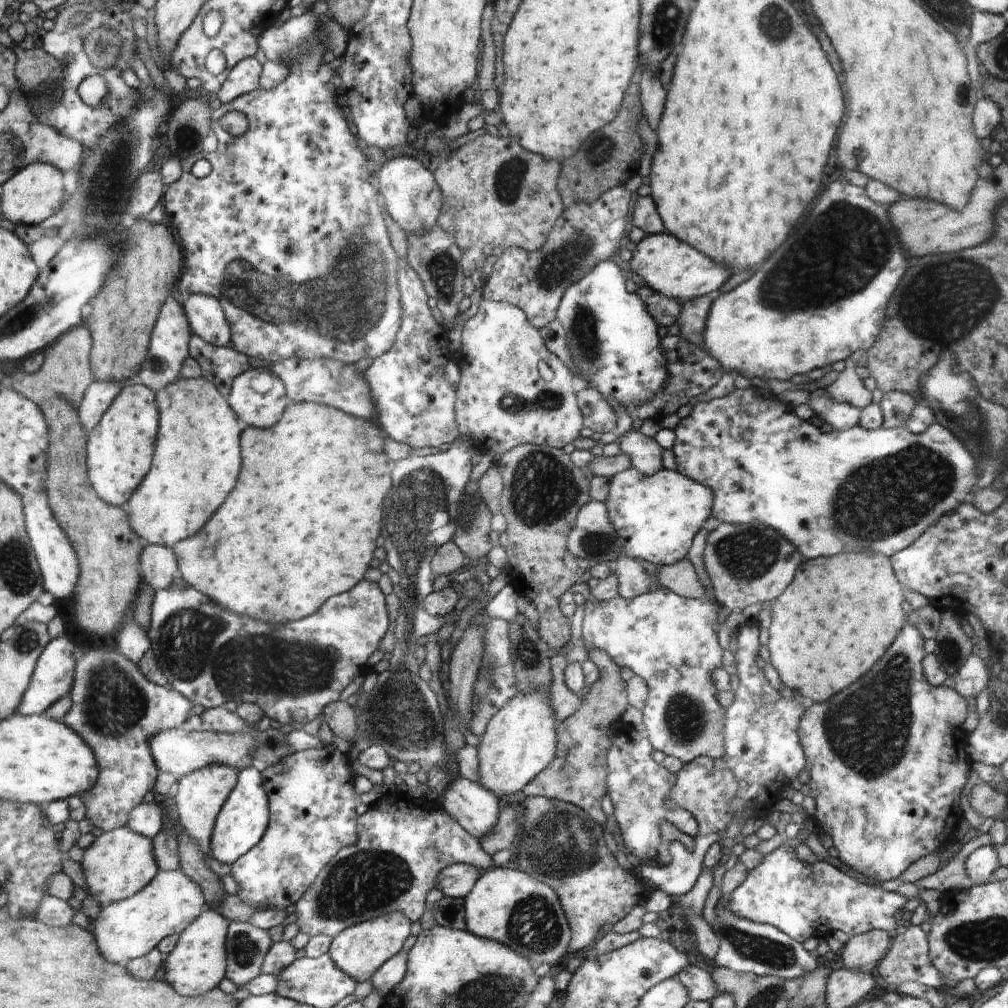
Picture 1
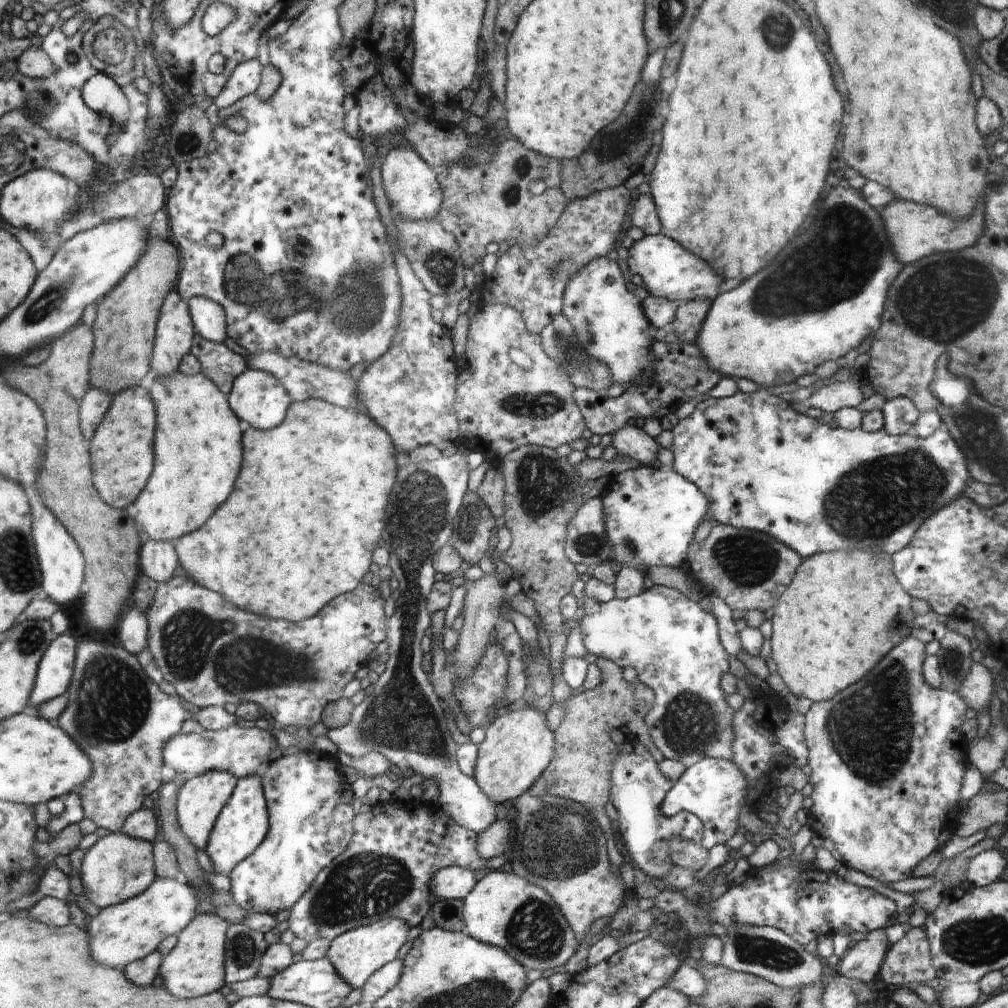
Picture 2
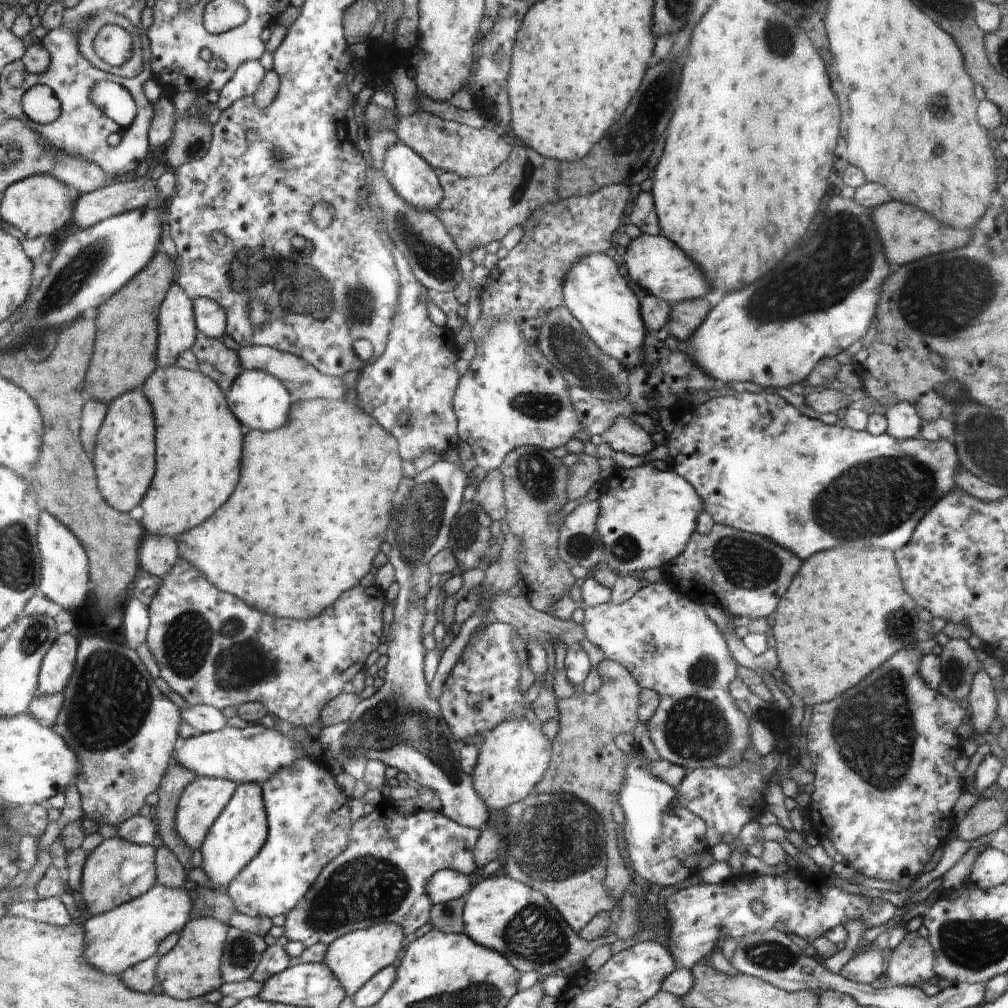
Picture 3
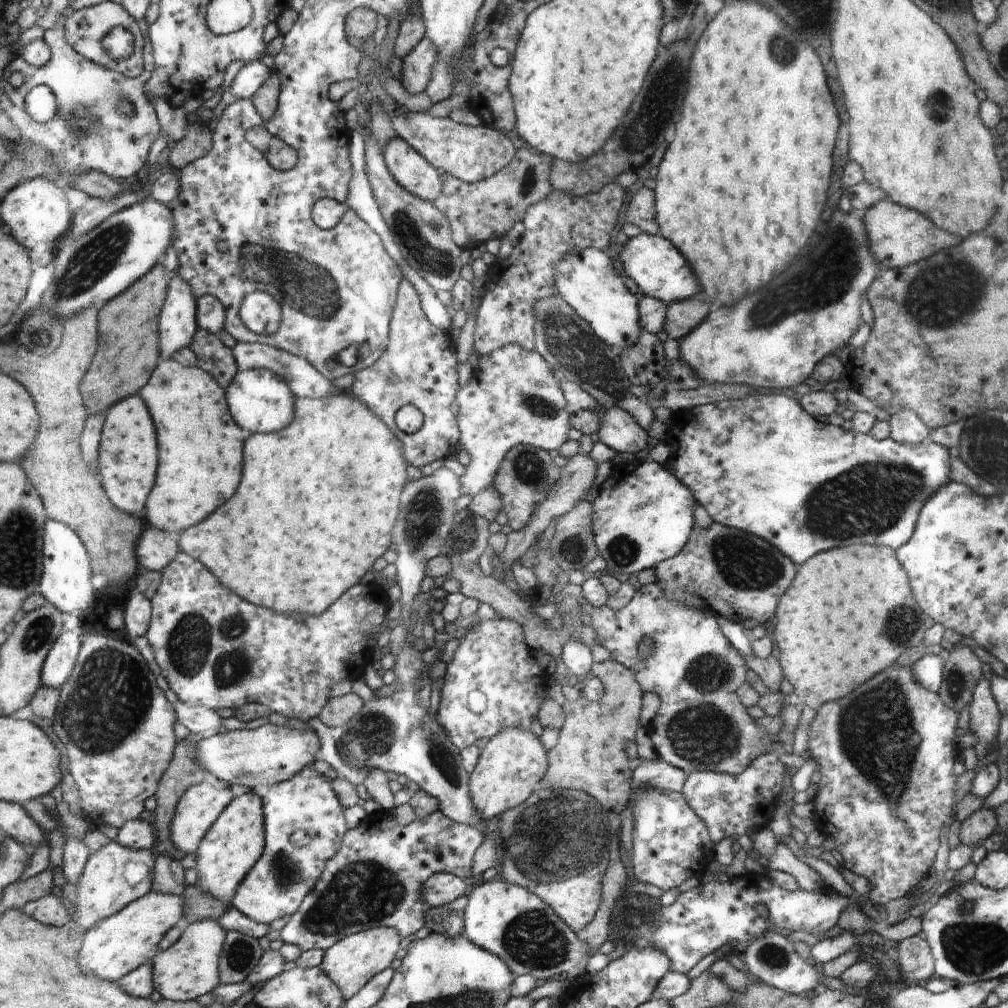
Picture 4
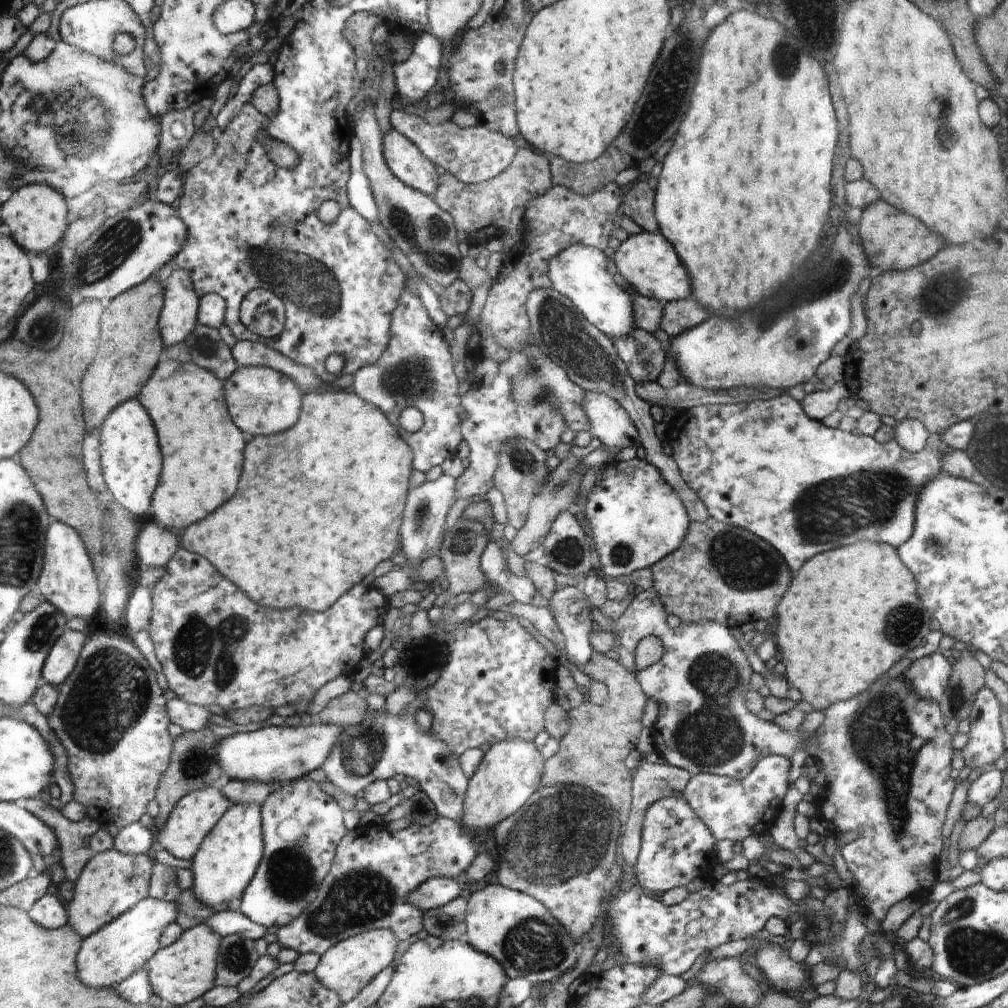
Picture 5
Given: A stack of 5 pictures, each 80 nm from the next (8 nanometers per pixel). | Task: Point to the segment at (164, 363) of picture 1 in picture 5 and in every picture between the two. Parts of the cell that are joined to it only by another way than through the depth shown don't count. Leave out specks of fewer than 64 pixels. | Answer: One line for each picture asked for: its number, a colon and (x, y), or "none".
2: (175, 333)
3: (178, 333)
4: (179, 329)
5: (181, 303)

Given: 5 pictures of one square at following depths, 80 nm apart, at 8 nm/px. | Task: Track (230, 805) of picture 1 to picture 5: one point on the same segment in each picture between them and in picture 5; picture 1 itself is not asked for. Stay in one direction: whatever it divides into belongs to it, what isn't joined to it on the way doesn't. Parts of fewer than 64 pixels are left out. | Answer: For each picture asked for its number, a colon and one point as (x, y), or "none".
2: (243, 823)
3: (239, 833)
4: (236, 840)
5: (228, 857)

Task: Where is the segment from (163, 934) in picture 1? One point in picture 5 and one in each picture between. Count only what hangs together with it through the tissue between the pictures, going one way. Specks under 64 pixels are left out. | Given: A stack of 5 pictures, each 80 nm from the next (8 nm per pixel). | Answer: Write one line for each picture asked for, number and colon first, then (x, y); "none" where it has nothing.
2: (121, 934)
3: (116, 940)
4: (112, 949)
5: (124, 946)

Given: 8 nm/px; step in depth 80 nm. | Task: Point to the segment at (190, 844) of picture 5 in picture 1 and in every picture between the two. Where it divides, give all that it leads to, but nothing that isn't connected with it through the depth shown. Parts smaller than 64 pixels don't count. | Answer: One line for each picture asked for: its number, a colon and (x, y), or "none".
1: (201, 794)
2: (201, 800)
3: (201, 803)
4: (201, 805)

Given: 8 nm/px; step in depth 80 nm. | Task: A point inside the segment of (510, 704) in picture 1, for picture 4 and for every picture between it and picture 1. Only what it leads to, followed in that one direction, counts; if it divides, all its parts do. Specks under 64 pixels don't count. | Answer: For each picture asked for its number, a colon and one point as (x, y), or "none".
2: (518, 747)
3: (513, 758)
4: (512, 765)

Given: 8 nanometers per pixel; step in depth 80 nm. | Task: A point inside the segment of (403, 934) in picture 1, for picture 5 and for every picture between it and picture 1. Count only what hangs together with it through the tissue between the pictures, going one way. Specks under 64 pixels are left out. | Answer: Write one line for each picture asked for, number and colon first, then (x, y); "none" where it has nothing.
2: (356, 954)
3: (354, 958)
4: (352, 962)
5: (347, 967)

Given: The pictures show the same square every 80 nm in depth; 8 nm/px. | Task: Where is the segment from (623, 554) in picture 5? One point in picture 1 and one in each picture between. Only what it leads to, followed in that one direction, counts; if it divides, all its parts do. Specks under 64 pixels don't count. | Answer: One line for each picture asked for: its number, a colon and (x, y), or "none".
1: (657, 517)
2: (651, 513)
3: (648, 515)
4: (643, 515)

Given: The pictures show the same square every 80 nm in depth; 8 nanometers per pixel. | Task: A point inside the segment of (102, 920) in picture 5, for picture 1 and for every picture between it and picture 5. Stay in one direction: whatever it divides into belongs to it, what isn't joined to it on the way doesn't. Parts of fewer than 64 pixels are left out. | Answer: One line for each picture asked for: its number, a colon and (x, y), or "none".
1: (118, 864)
2: (118, 867)
3: (116, 871)
4: (115, 876)

